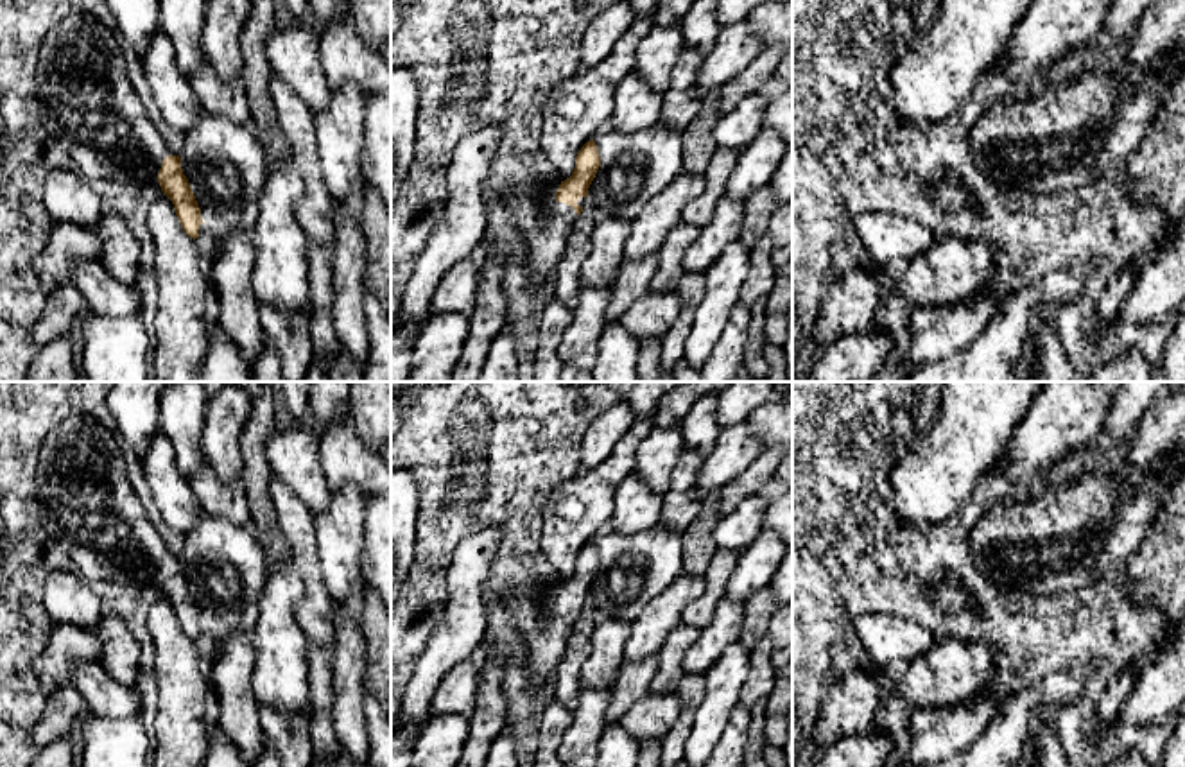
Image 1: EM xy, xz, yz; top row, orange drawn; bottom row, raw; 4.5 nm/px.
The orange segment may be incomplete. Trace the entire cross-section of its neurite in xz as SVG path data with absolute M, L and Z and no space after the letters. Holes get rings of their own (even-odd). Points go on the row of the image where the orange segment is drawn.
M593 140L575 156L572 176L561 183L531 179L507 194L495 194L513 213L515 224L527 246L523 274L532 287L558 272L567 238L575 231L574 222L588 201L588 188L601 167Z

